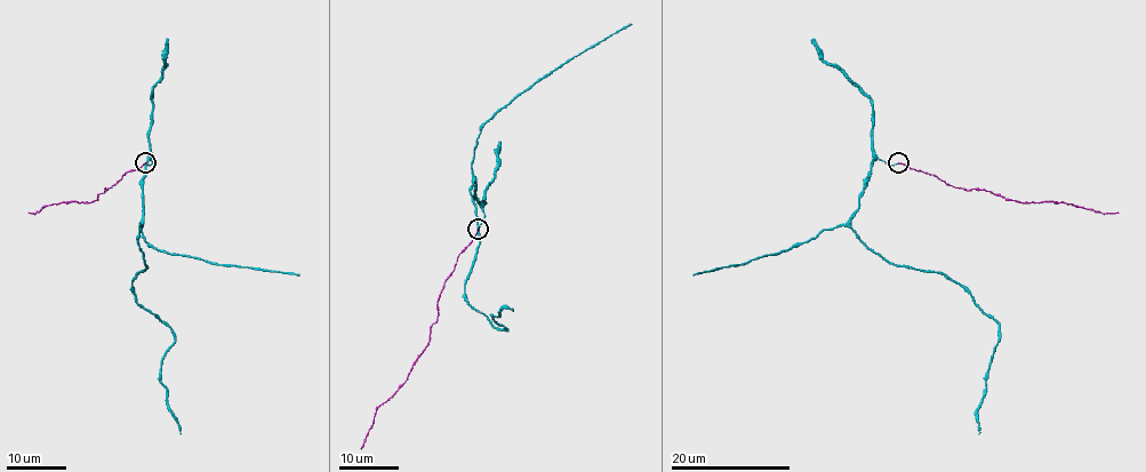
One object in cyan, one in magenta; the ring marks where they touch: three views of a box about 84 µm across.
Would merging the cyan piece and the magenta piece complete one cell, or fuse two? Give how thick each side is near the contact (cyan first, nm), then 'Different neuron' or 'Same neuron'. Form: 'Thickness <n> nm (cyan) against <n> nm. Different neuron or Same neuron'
Thickness 140 nm (cyan) against 190 nm. Same neuron

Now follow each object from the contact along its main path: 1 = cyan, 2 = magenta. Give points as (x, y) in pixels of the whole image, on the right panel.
1: (899, 164), (873, 162), (851, 230), (897, 265), (954, 280), (999, 325), (978, 413), (979, 433)
2: (899, 162), (968, 191), (990, 191), (1023, 202), (1052, 201), (1104, 213), (1118, 212)

